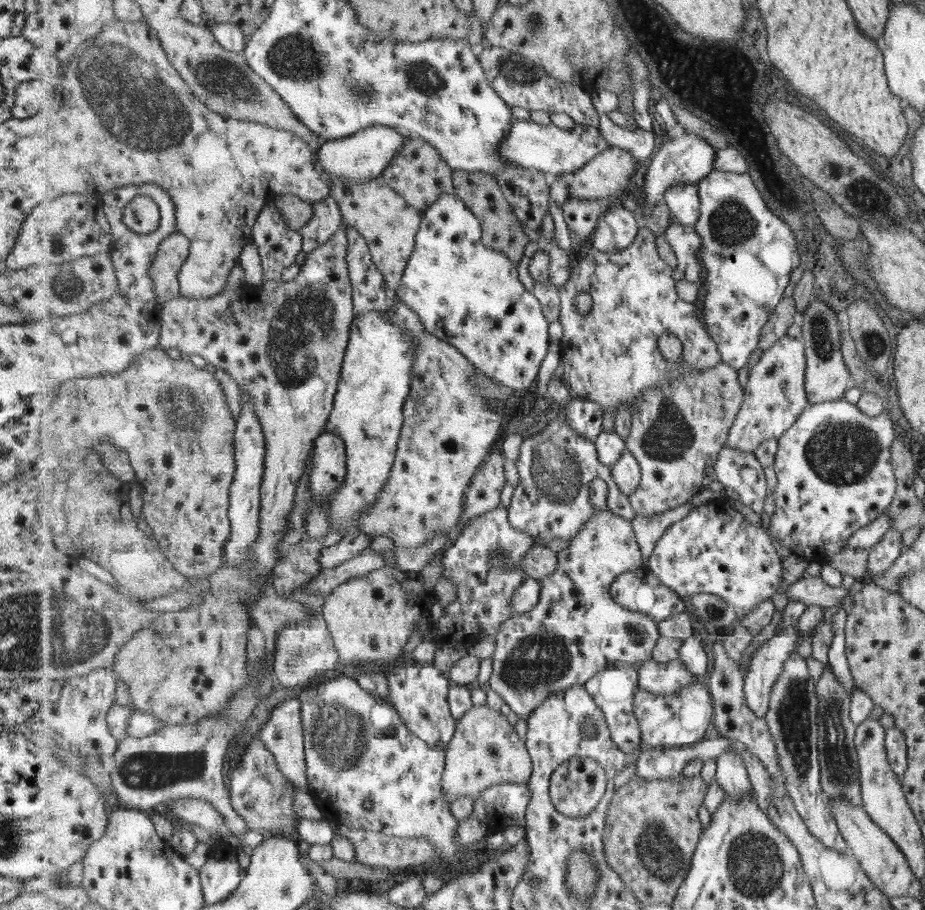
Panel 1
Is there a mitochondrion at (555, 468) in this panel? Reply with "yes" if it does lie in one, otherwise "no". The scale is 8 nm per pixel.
yes

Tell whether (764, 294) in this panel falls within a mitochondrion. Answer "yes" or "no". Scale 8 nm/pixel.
no

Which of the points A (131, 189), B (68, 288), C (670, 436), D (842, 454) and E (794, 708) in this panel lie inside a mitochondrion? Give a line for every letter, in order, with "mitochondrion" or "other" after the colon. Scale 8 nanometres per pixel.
A: other
B: mitochondrion
C: mitochondrion
D: mitochondrion
E: mitochondrion

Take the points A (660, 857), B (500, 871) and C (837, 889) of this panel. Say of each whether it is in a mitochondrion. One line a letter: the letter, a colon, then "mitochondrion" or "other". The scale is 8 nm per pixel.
A: mitochondrion
B: other
C: other

